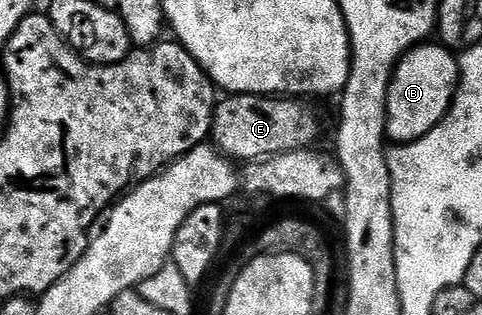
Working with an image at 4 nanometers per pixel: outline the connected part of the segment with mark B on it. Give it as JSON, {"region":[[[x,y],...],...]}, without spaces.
{"region":[[[422,42],[415,48],[409,49],[397,67],[393,70],[393,76],[389,80],[389,93],[385,103],[385,135],[393,144],[410,144],[438,124],[449,112],[453,104],[453,95],[457,93],[459,79],[459,60],[450,49],[440,42]]]}

